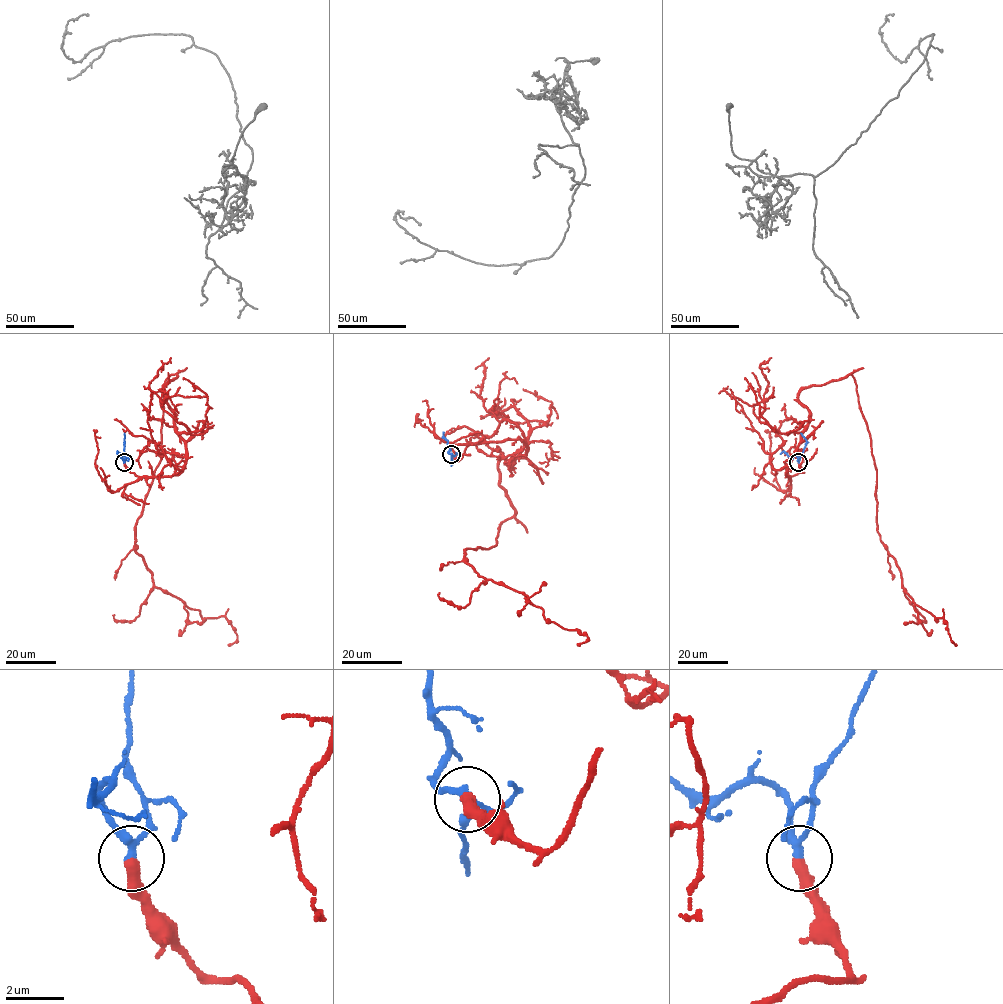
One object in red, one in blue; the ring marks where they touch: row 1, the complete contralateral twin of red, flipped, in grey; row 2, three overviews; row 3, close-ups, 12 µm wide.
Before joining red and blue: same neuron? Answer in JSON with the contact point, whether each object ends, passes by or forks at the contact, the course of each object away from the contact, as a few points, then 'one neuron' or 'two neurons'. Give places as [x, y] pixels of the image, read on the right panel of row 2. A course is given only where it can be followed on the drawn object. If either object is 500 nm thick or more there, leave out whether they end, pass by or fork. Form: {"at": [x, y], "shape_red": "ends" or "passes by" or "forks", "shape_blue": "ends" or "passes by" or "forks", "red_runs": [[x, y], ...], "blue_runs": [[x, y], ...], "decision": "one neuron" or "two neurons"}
{"at": [798, 462], "shape_red": "ends", "shape_blue": "passes by", "red_runs": [[798, 462], [786, 475], [810, 420], [798, 393], [850, 374], [880, 541], [956, 645]], "blue_runs": [[798, 462], [806, 442], [800, 433]], "decision": "one neuron"}

